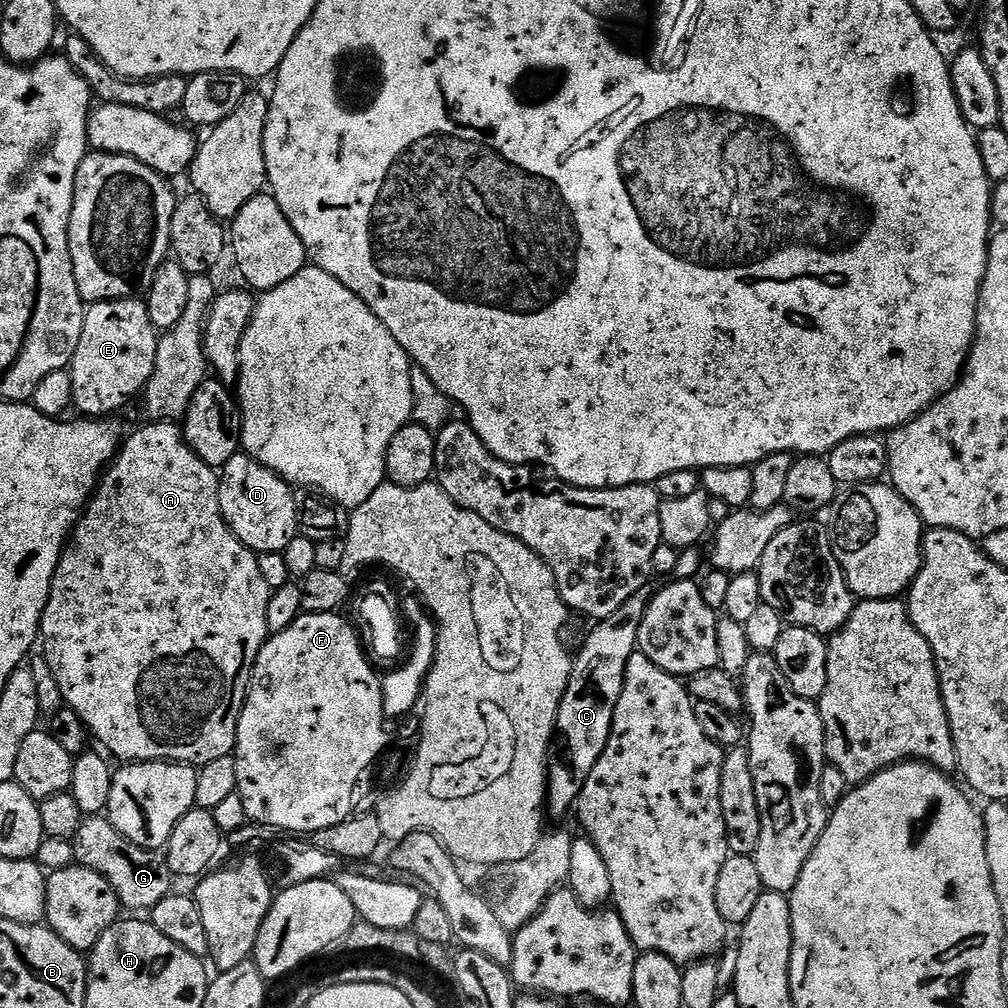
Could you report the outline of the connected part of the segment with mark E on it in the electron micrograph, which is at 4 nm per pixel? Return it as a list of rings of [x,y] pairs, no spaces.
[[[129,298],[127,300],[100,300],[97,304],[88,304],[84,313],[84,325],[82,326],[82,338],[78,338],[78,350],[74,350],[74,358],[70,365],[70,373],[73,380],[72,403],[88,418],[112,418],[119,408],[124,408],[132,399],[139,397],[145,391],[150,378],[156,374],[156,355],[158,354],[158,329],[152,321],[152,313],[143,299]]]

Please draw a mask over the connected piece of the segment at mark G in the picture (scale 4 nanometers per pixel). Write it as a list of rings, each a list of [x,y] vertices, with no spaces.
[[[89,815],[74,837],[76,864],[89,868],[106,878],[120,895],[125,909],[144,908],[150,910],[162,902],[162,898],[173,895],[174,877],[167,859],[159,851],[143,848],[127,840],[111,820],[103,815]]]

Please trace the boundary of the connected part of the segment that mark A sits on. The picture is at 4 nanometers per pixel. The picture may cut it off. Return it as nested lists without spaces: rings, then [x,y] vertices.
[[[148,422],[143,425],[132,437],[125,439],[116,459],[112,461],[110,467],[103,473],[102,479],[88,505],[84,509],[66,547],[64,555],[60,558],[60,569],[56,571],[56,576],[52,580],[52,593],[48,599],[48,605],[44,611],[44,617],[40,623],[39,639],[44,640],[44,652],[48,655],[46,660],[47,667],[52,668],[57,680],[61,686],[61,692],[64,695],[64,703],[69,709],[72,709],[80,717],[81,721],[90,729],[91,735],[96,736],[120,759],[120,762],[143,762],[146,760],[167,760],[177,764],[190,764],[193,766],[205,766],[223,756],[231,756],[236,751],[236,735],[238,734],[238,722],[244,709],[244,702],[248,698],[248,687],[252,681],[252,671],[256,665],[258,654],[262,646],[269,638],[268,623],[266,622],[266,610],[270,606],[270,598],[274,589],[266,584],[260,569],[260,557],[252,549],[247,548],[245,544],[232,531],[232,527],[226,522],[222,514],[220,505],[220,481],[217,469],[211,468],[198,454],[194,452],[184,437],[184,429],[176,422]]]

